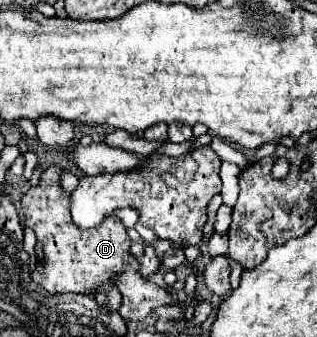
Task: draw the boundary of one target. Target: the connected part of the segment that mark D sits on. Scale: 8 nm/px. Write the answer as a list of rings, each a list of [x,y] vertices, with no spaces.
[[[48,167],[40,175],[40,183],[30,187],[22,197],[24,223],[36,233],[36,257],[38,265],[32,273],[32,281],[44,287],[52,295],[60,293],[80,293],[96,295],[104,285],[114,283],[122,293],[122,305],[118,313],[124,321],[142,321],[148,313],[160,305],[172,305],[172,295],[166,289],[160,289],[154,281],[146,279],[138,271],[138,259],[130,253],[130,237],[126,227],[115,216],[110,215],[104,221],[84,231],[72,225],[70,213],[70,194],[60,187],[62,167]]]

